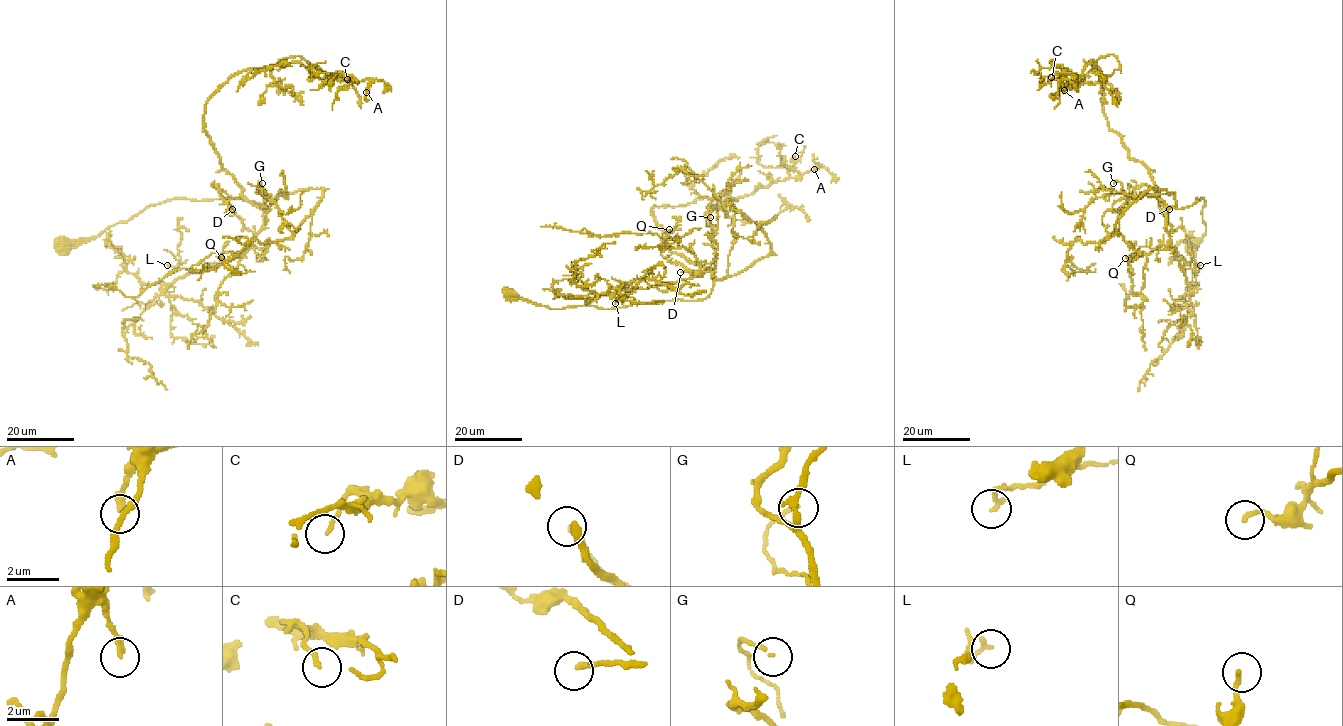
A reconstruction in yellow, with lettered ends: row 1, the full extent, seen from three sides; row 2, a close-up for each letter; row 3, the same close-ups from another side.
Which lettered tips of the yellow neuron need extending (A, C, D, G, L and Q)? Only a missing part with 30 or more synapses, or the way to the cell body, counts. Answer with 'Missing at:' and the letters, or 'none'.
Missing at: D

